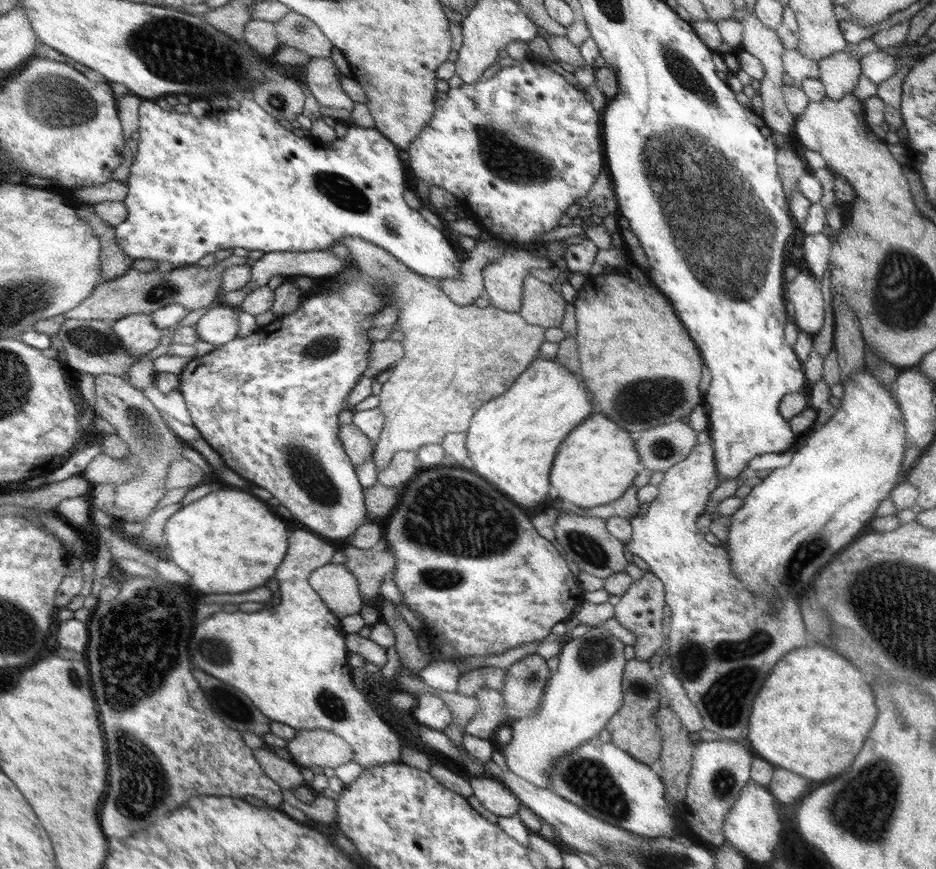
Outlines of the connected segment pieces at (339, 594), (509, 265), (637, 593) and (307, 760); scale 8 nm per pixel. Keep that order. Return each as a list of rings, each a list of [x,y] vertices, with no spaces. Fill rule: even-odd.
[[[327,563],[309,576],[310,586],[335,618],[358,614],[364,606],[358,591],[358,579],[343,564]]]
[[[506,247],[503,257],[491,261],[483,269],[483,296],[499,310],[518,312],[523,279],[529,275],[529,269],[551,267],[554,267],[553,263],[534,257],[524,249]]]
[[[651,571],[644,572],[637,580],[632,581],[625,594],[614,605],[614,619],[634,636],[632,647],[635,659],[647,661],[657,649],[664,646],[667,631],[663,624],[666,619],[663,615],[663,606],[664,586]]]
[[[297,729],[294,735],[284,748],[291,755],[292,762],[300,768],[320,766],[334,769],[354,757],[349,743],[329,731]]]

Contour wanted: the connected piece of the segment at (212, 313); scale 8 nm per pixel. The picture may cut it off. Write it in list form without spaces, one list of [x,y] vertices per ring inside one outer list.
[[[216,306],[205,311],[193,327],[199,341],[205,341],[217,347],[234,340],[237,336],[237,324],[239,320],[233,308]]]

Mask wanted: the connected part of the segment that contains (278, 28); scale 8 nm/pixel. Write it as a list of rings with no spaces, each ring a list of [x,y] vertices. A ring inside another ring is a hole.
[[[289,10],[285,17],[273,23],[273,28],[280,48],[305,52],[310,58],[330,58],[333,44],[305,15]]]

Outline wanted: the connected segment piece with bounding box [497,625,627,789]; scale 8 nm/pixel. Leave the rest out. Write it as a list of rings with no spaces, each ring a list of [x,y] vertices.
[[[598,625],[590,627],[583,636],[571,638],[561,645],[557,668],[548,676],[538,705],[530,715],[511,718],[506,724],[511,733],[511,742],[497,746],[509,771],[525,782],[545,789],[550,786],[548,774],[554,768],[553,762],[591,741],[622,706],[623,664],[627,659],[622,651],[624,644]]]

